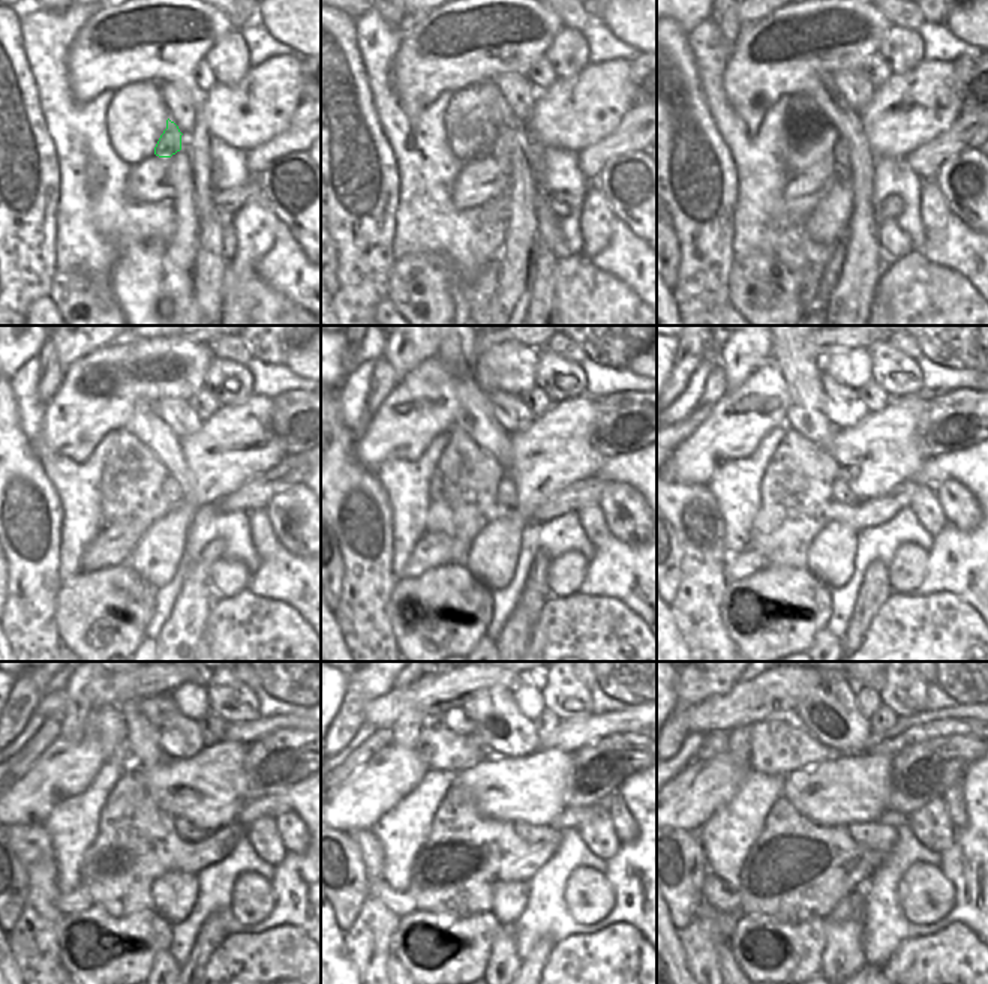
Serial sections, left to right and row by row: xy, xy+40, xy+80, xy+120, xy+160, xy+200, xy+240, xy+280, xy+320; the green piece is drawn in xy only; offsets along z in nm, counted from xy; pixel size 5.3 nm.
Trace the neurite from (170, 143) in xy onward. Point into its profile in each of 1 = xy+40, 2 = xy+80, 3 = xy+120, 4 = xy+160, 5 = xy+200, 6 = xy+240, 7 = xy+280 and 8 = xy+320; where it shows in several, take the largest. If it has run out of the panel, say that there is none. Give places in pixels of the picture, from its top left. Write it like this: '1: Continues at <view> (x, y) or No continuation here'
1: Continues at xy+40 (501, 149)
2: Continues at xy+80 (841, 152)
3: Continues at xy+120 (170, 488)
4: Continues at xy+160 (505, 489)
5: Continues at xy+200 (841, 491)
6: Continues at xy+240 (188, 831)
7: Continues at xy+280 (528, 833)
8: Continues at xy+320 (880, 837)

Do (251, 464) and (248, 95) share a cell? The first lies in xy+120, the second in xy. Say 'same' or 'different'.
same

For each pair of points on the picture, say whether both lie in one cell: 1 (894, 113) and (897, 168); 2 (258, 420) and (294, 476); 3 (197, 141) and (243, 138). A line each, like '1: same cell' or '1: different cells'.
1: different cells
2: different cells
3: different cells

